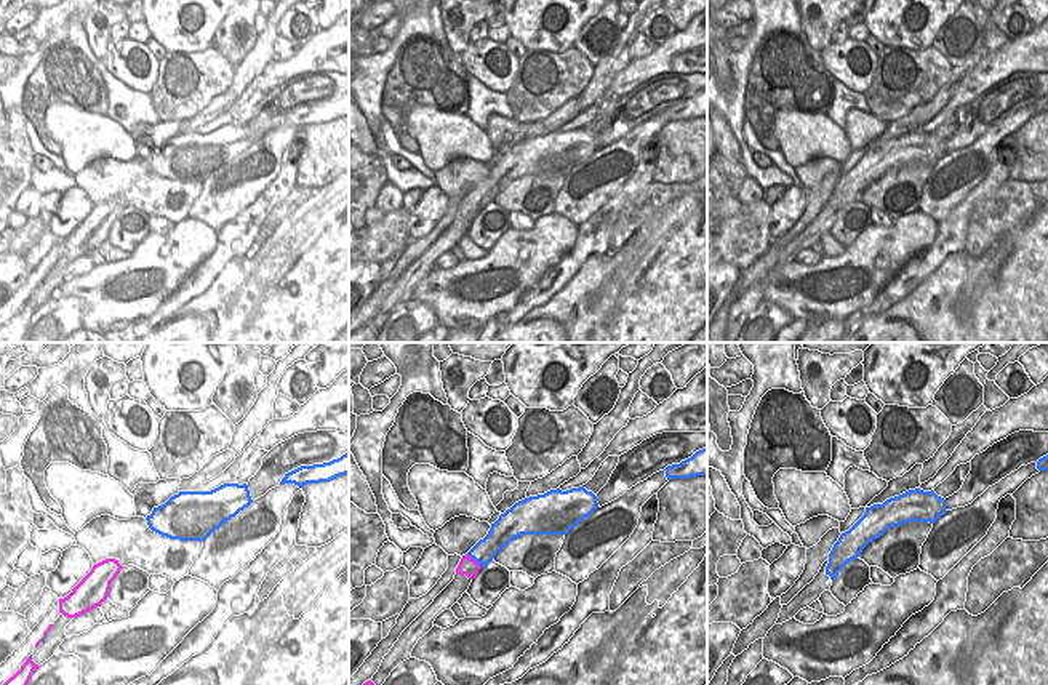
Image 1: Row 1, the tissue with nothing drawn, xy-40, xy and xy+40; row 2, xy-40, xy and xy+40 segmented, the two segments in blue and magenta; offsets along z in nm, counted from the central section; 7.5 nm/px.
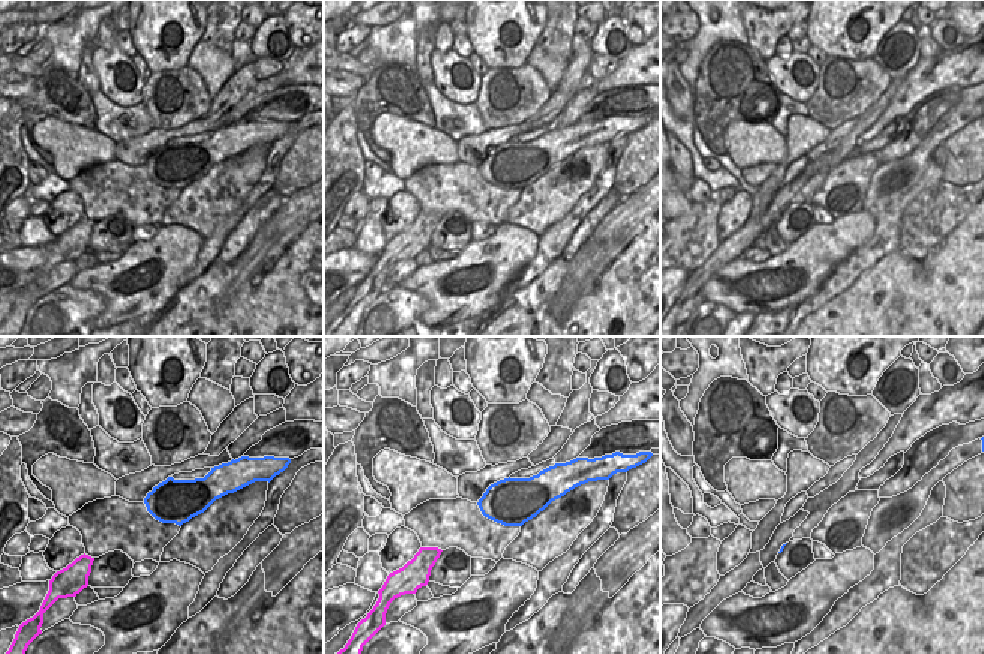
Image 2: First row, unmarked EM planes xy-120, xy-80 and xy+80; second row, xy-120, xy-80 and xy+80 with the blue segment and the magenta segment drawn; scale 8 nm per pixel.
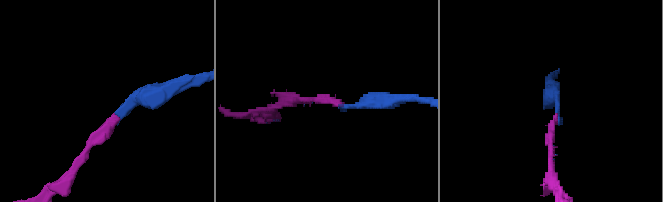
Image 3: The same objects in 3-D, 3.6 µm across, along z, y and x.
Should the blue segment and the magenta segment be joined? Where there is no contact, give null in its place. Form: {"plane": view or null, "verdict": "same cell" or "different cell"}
{"plane": "xy", "verdict": "same cell"}

